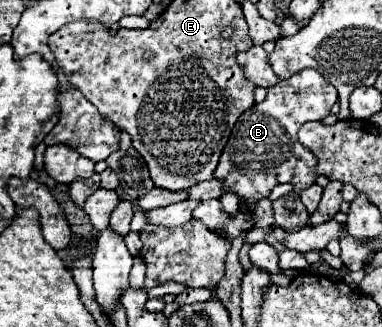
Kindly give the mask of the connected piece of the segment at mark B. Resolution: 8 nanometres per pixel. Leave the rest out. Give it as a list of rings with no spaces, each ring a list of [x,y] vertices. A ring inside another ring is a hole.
[[[311,68],[301,70],[269,88],[267,98],[261,104],[255,104],[253,112],[239,116],[219,158],[215,178],[223,180],[221,194],[235,192],[239,198],[257,202],[267,198],[277,184],[289,182],[301,190],[311,186],[317,178],[317,158],[297,142],[297,130],[309,120],[321,120],[329,116],[335,102],[335,88],[317,70]]]

